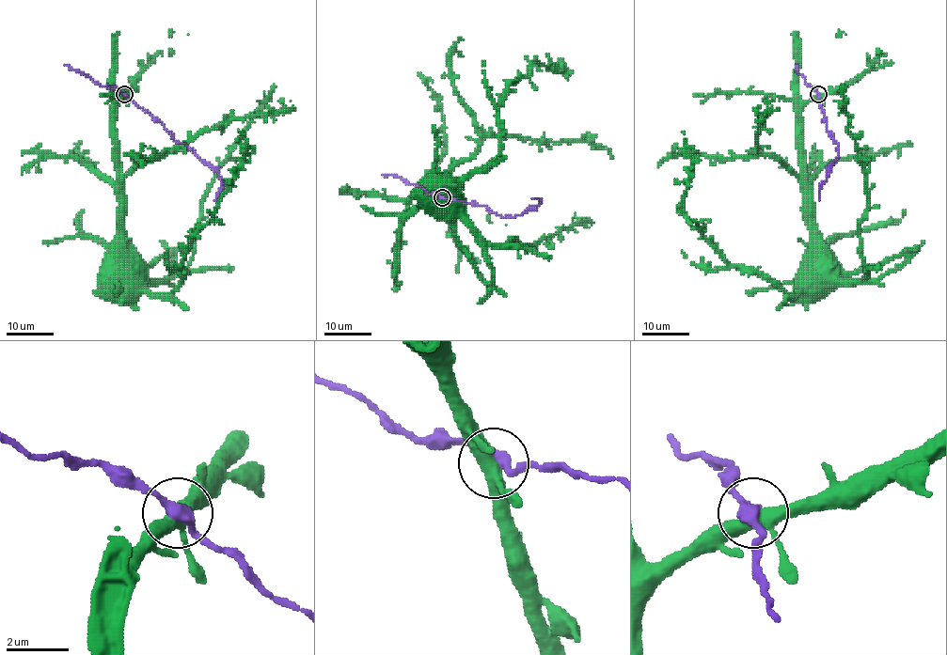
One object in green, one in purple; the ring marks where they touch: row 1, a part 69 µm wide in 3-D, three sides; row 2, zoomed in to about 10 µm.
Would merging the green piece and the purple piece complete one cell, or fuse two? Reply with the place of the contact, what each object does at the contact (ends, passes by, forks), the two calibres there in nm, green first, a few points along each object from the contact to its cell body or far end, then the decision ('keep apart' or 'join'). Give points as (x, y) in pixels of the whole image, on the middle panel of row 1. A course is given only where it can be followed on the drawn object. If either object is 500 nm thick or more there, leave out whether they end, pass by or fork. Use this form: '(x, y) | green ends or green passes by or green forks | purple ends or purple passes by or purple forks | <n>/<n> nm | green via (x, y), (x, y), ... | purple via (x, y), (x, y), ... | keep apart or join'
(442, 197) | green forks | purple passes by | 360/360 nm | green via (442, 198), (434, 180), (437, 188), (437, 185), (433, 185) | purple via (442, 198), (485, 205), (503, 217), (522, 215), (535, 209), (540, 204), (538, 199), (532, 198) | join

